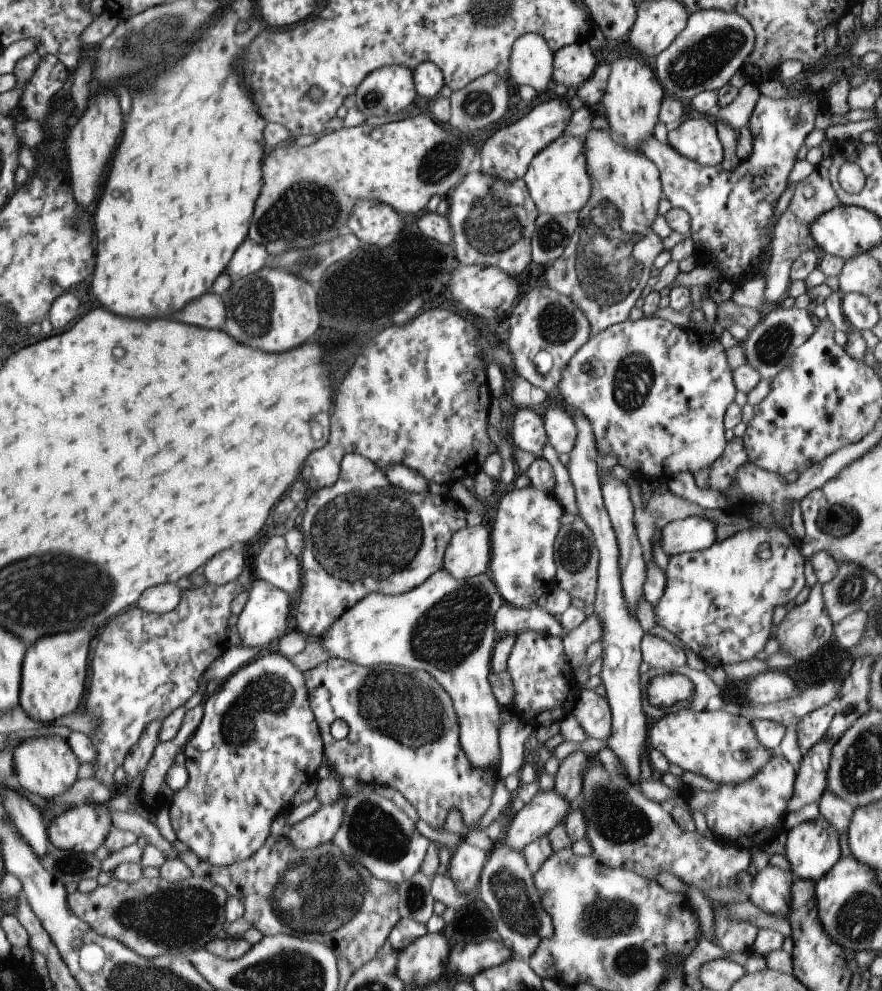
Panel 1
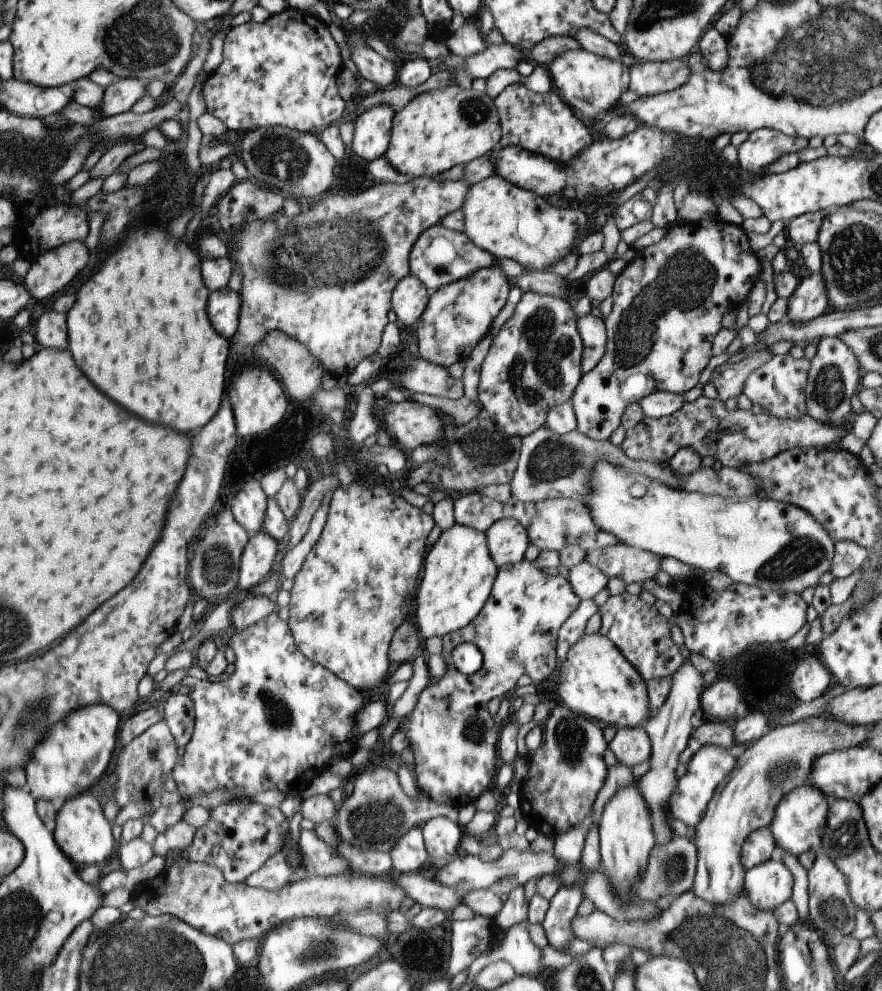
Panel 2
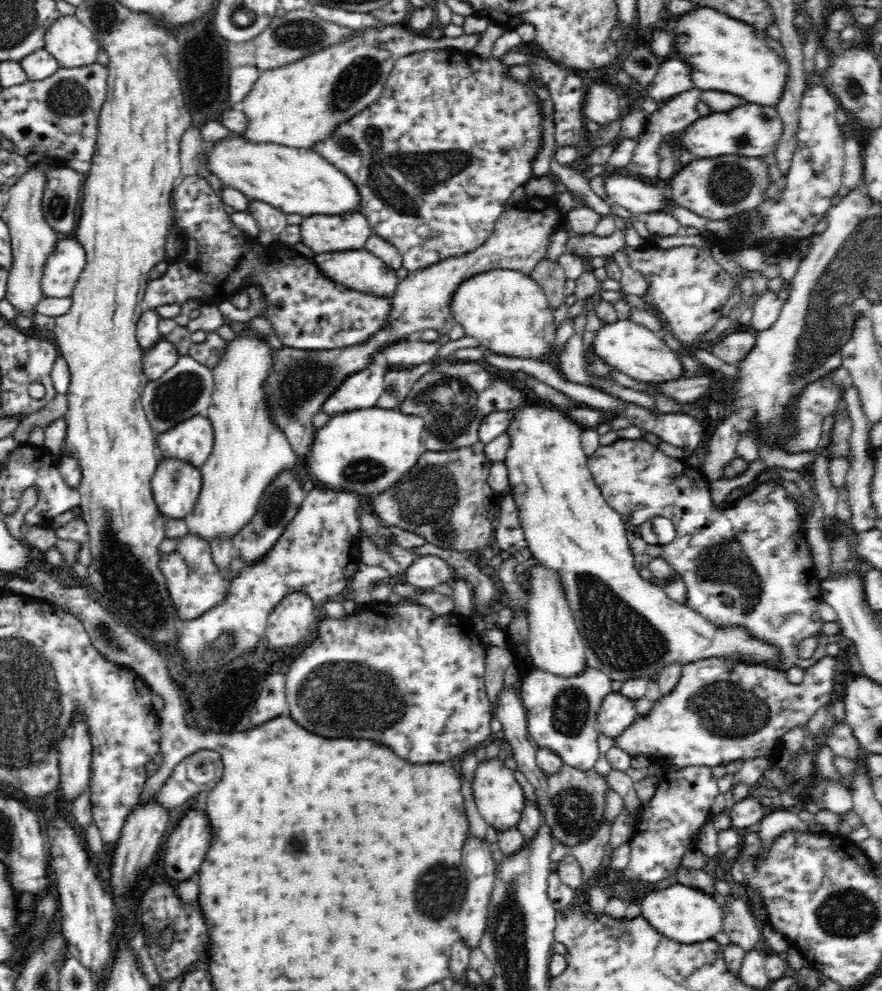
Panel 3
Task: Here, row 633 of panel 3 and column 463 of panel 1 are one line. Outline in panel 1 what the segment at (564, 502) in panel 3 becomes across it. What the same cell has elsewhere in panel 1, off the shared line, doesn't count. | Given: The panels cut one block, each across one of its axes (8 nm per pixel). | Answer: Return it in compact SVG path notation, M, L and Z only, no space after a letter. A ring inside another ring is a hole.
M441 569L409 592L368 594L338 618L320 642L330 657L365 668L395 665L428 672L454 704L460 726L460 745L471 766L494 771L496 784L500 779L497 762L502 707L492 693L489 677L496 642L494 618L503 605L488 573L456 579Z

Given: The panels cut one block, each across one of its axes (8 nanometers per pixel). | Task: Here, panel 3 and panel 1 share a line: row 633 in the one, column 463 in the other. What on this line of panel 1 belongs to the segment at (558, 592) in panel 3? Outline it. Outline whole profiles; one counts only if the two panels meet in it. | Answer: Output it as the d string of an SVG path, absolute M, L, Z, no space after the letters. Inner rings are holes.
M475 525L458 530L450 538L443 569L453 578L468 579L488 573L490 560L490 528Z

